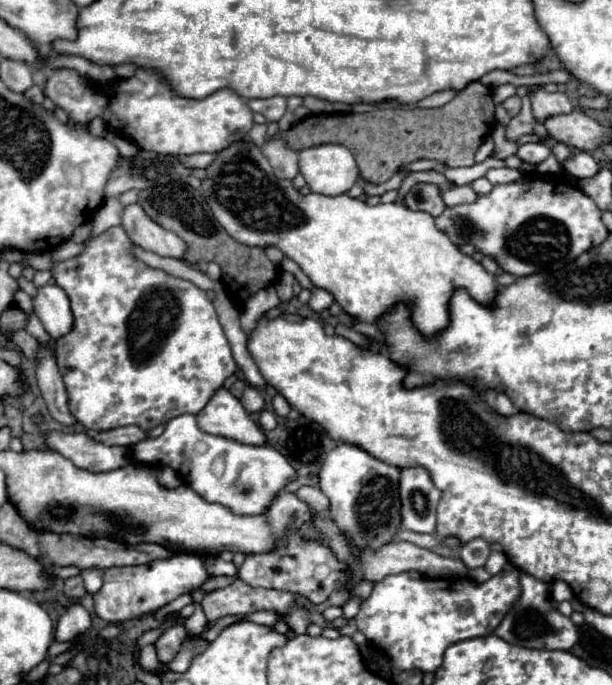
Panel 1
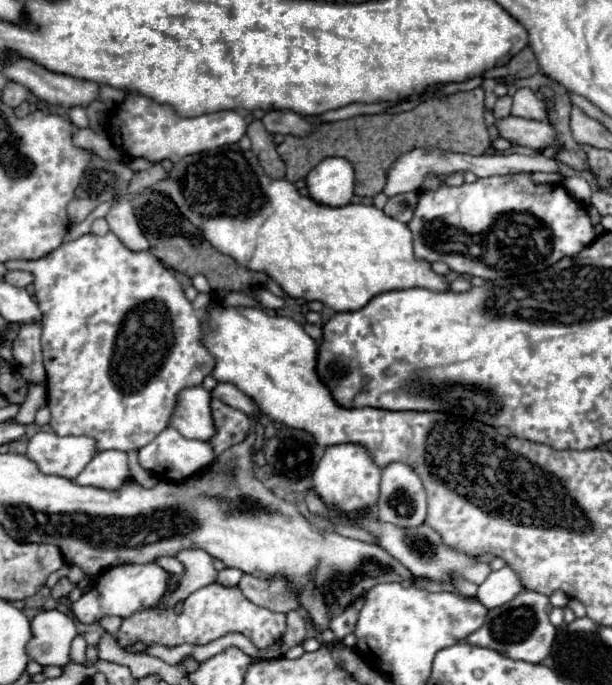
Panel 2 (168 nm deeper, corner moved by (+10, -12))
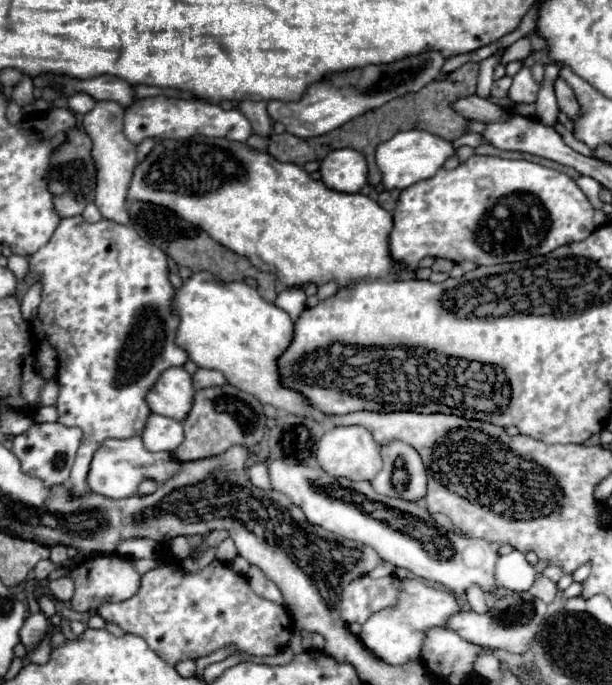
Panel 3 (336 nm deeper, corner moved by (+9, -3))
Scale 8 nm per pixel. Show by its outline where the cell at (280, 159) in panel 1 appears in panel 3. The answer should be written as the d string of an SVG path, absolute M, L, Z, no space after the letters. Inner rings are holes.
M240 101L238 109L250 119L252 129L260 137L268 137L272 133L272 121L266 113L266 103L264 101Z

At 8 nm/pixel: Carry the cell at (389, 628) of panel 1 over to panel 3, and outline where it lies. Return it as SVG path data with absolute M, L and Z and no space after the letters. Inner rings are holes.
M400 579L398 601L382 611L376 611L366 623L362 623L360 639L374 655L378 655L378 659L390 665L414 663L422 657L426 631L430 631L430 627L444 627L446 619L458 611L462 611L462 603L452 591L428 587L420 579Z

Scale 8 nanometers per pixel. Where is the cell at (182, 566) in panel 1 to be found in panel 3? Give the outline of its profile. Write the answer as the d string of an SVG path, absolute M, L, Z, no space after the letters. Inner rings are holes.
M118 553L98 555L98 557L92 557L92 559L86 559L68 577L76 583L76 591L74 591L74 597L72 597L72 609L74 611L98 609L104 601L108 601L108 603L126 601L126 599L130 599L138 593L138 587L140 587L140 581L142 581L142 575L136 571L134 561L122 559L122 555L118 555Z

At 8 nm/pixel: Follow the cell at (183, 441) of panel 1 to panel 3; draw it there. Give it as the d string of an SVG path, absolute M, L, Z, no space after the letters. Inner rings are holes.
M150 415L142 433L144 447L148 451L170 451L182 445L182 423L164 415Z

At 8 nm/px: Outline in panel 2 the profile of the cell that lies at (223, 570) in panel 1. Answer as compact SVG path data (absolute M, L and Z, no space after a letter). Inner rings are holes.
M159 556L159 558L155 558L155 564L159 564L165 572L169 572L169 574L173 574L173 576L181 576L181 574L183 574L183 566L181 566L181 562L175 560L175 558Z

